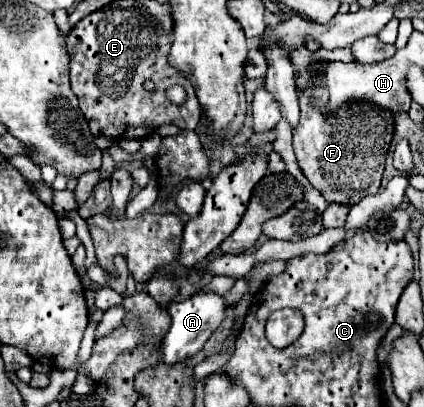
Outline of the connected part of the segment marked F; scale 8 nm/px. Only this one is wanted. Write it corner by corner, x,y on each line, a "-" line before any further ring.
320,89
304,91
304,95
300,95
300,131
294,133
294,151
302,173
328,203
354,205
366,195
376,195
380,189
386,151
394,133
394,117
390,111
380,111
380,107
370,107
368,103
350,103
348,107
342,107
342,111
336,111
336,115
328,115
324,107
326,101
324,91

